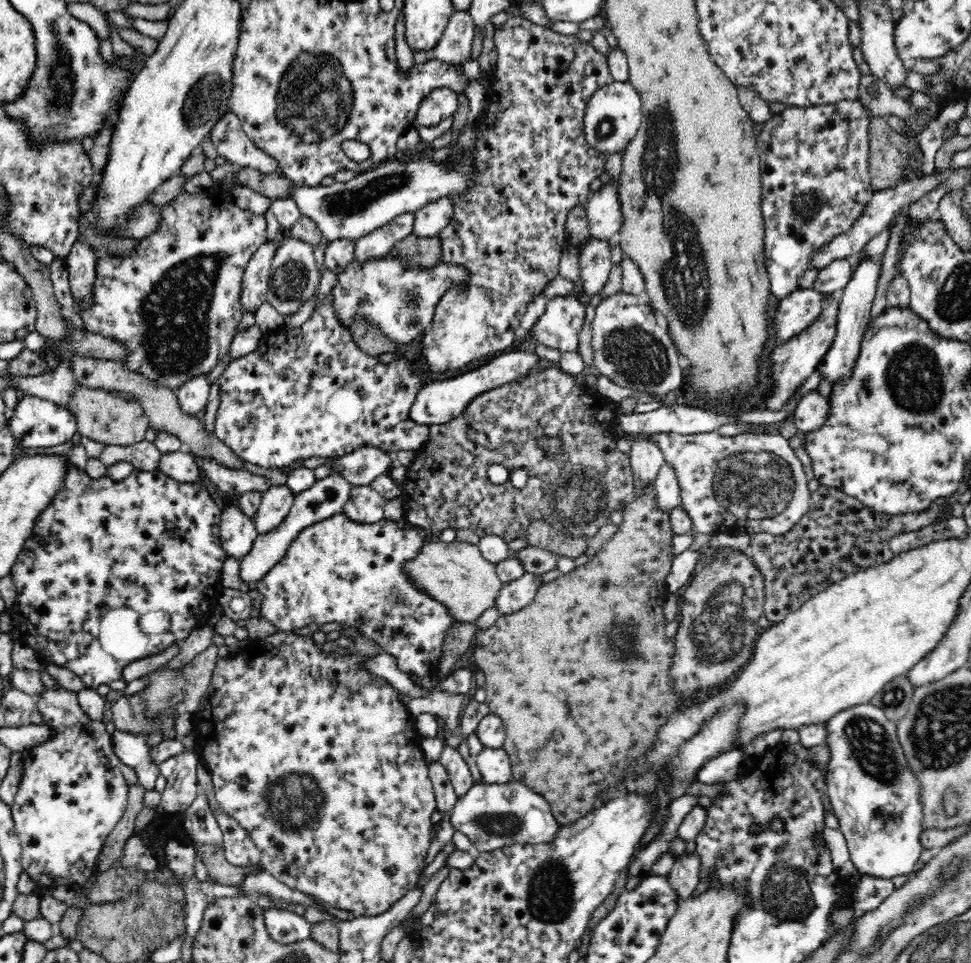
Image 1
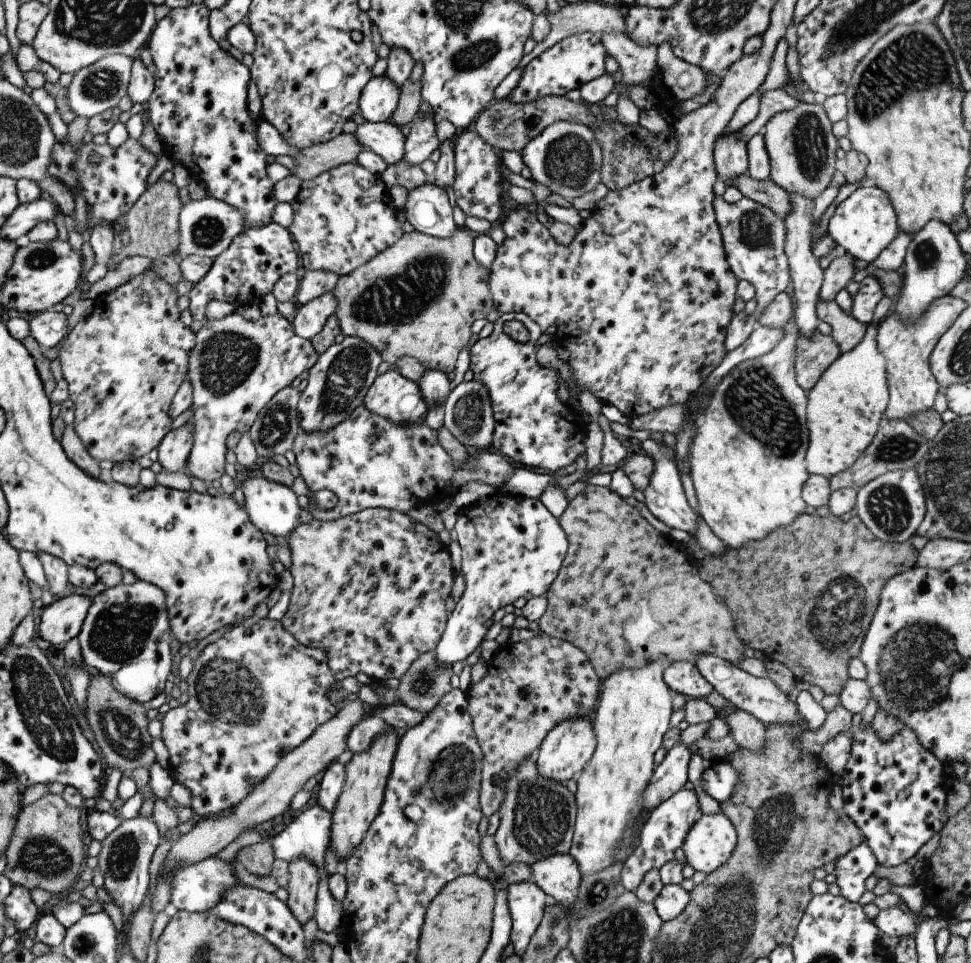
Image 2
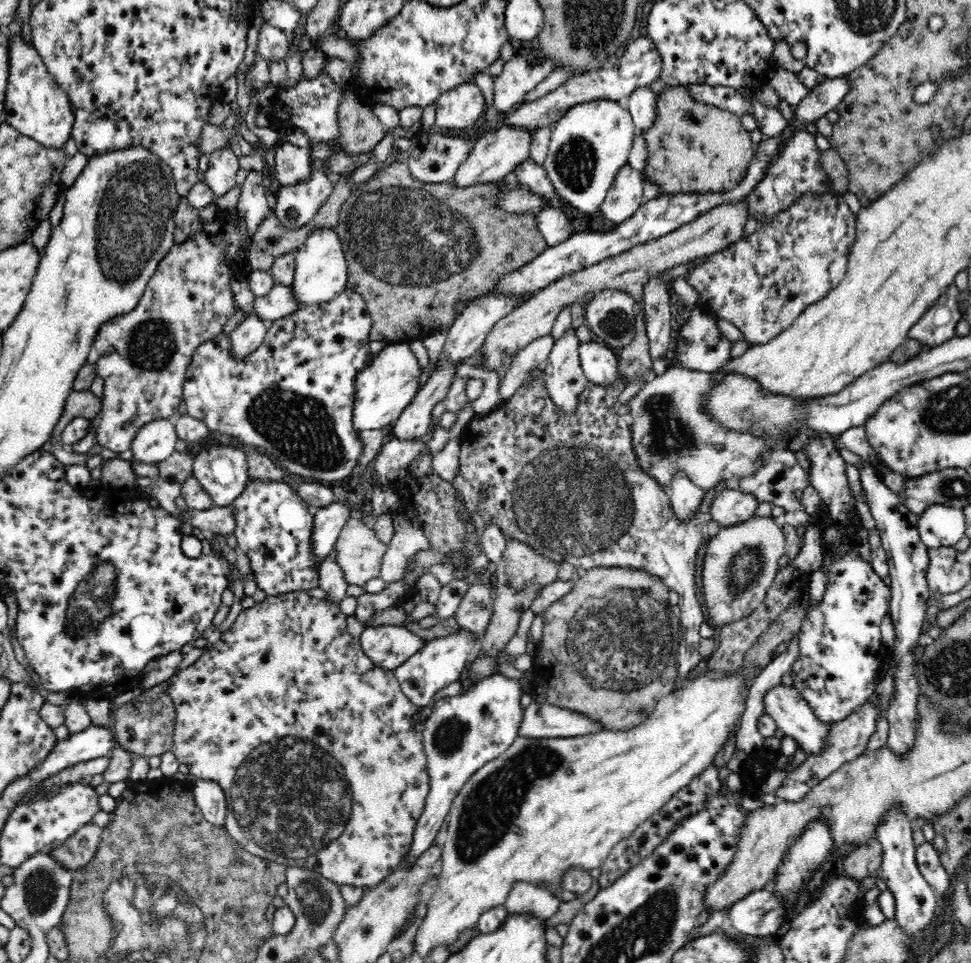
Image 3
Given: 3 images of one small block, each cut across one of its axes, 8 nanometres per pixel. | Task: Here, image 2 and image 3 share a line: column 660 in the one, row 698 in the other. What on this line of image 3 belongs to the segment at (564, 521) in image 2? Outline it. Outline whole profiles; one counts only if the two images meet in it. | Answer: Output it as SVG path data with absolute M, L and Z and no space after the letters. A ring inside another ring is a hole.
M597 567L588 571L581 571L575 579L573 590L543 612L543 635L533 655L533 668L531 670L533 682L529 692L532 700L586 715L588 719L600 723L602 730L627 731L640 723L644 723L643 720L655 709L658 700L682 684L682 680L677 678L679 676L677 648L682 640L682 627L680 626L680 618L672 613L673 607L668 602L669 591L660 578L639 569Z

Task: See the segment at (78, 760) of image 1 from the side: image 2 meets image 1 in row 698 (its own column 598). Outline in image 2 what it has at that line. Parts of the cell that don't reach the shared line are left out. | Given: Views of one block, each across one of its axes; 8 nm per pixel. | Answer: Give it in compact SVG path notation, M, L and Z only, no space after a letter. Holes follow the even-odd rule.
M585 32L566 37L536 56L523 68L521 81L514 87L508 99L515 103L531 103L550 95L564 97L570 90L580 89L583 84L606 75L604 60L607 55L598 33Z

